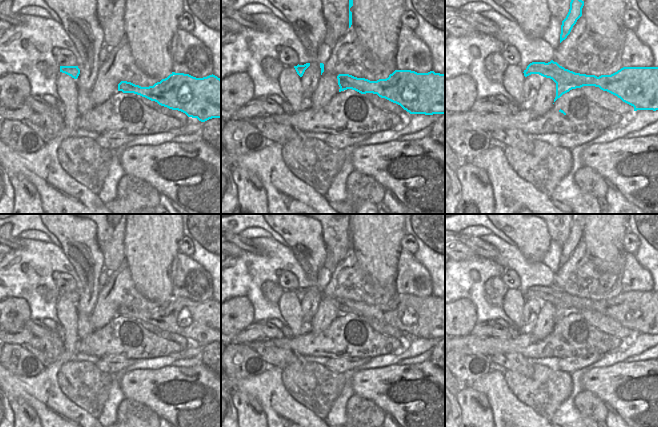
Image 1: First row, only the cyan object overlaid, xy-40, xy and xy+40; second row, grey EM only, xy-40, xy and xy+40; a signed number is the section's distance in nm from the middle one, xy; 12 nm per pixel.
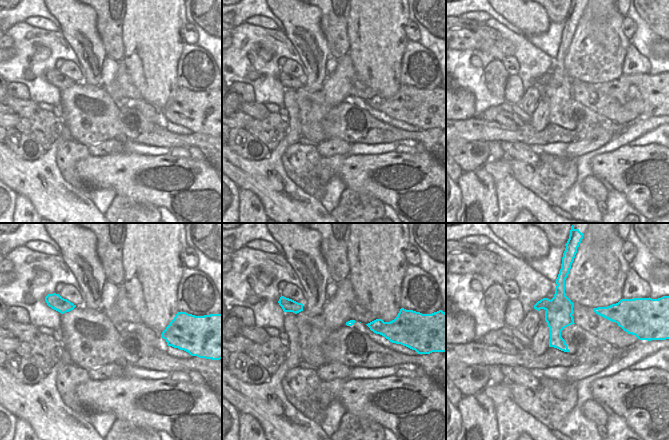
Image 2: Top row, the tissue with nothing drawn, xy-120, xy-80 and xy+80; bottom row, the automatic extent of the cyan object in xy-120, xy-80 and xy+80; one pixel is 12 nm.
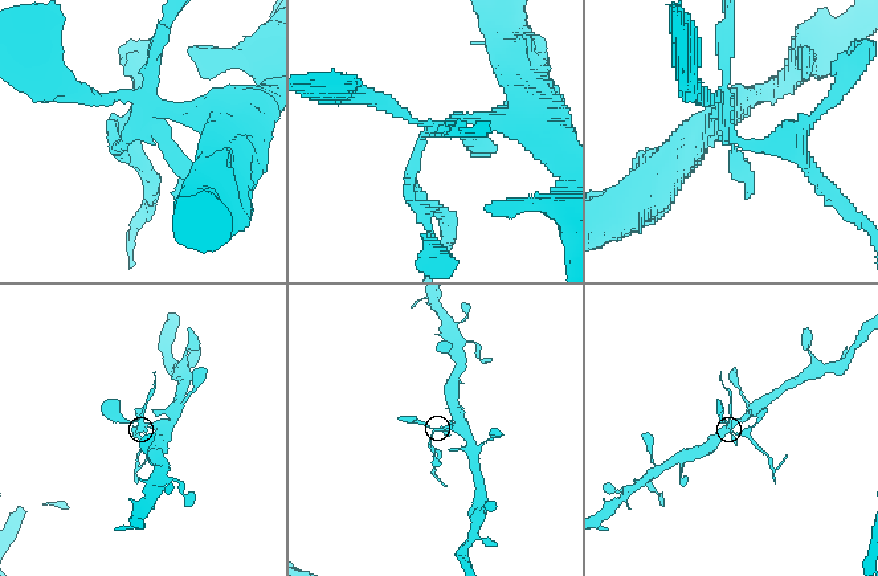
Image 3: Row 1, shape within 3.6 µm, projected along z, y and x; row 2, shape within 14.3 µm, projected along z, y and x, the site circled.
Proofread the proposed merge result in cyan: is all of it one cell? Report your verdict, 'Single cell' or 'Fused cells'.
Fused cells.

